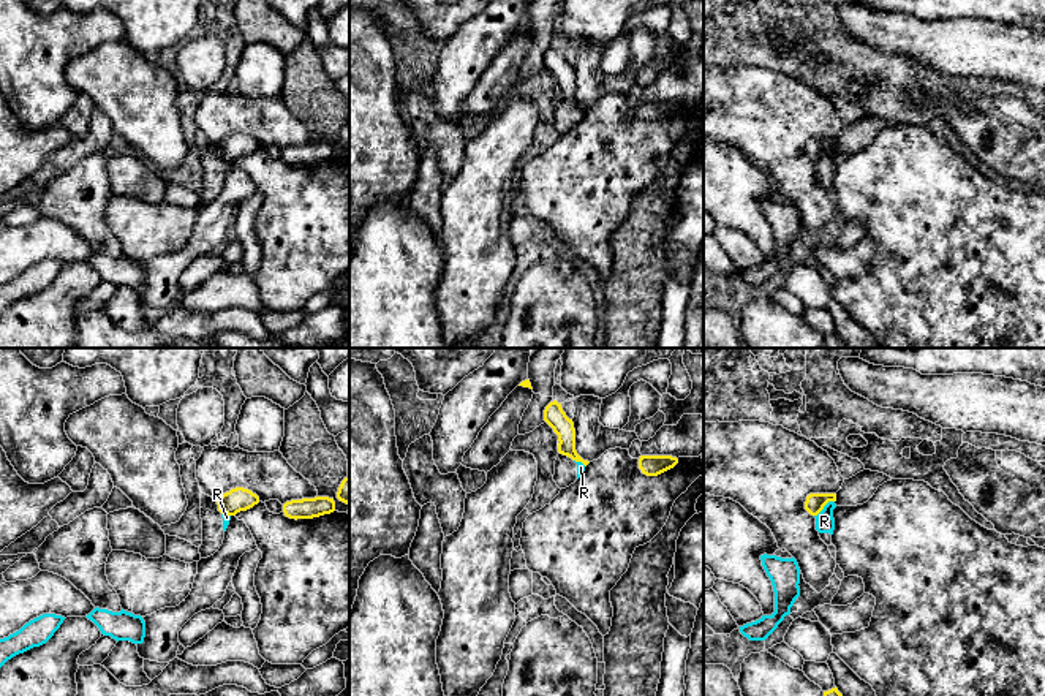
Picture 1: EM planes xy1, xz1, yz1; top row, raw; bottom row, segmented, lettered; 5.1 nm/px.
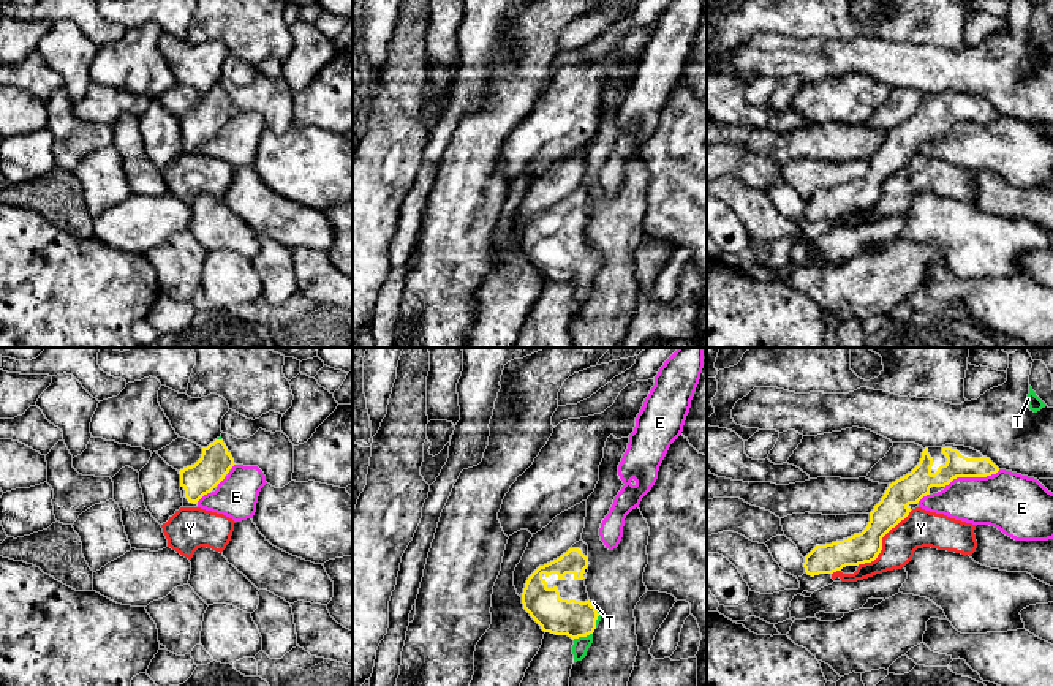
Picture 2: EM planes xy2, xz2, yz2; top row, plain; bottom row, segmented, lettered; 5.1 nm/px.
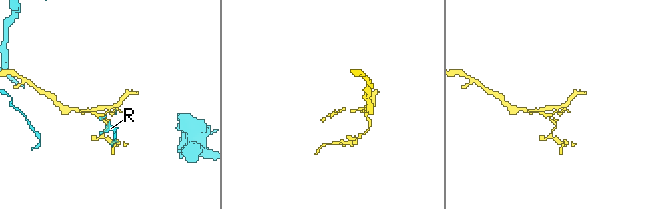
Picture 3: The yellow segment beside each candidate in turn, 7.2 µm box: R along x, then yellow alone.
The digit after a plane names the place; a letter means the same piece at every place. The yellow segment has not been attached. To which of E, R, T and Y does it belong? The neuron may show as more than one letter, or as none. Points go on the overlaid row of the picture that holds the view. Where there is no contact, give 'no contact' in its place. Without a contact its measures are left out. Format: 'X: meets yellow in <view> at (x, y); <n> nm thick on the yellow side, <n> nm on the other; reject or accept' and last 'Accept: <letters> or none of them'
E: meets yellow in yz2 at (971, 476); 120 nm thick on the yellow side, 300 nm on the other; reject
R: meets yellow in yz1 at (824, 505); 100 nm thick on the yellow side, 100 nm on the other; reject
T: meets yellow in xz2 at (582, 636); 190 nm thick on the yellow side, 80 nm on the other; accept
Y: meets yellow in yz2 at (881, 542); 160 nm thick on the yellow side, 190 nm on the other; reject
Accept: T

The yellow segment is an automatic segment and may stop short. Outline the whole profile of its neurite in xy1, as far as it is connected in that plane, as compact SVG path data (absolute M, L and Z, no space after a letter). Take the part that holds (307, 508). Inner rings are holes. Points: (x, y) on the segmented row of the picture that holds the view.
M329 497L291 500L283 505L283 513L289 519L313 519L335 511L335 501Z

